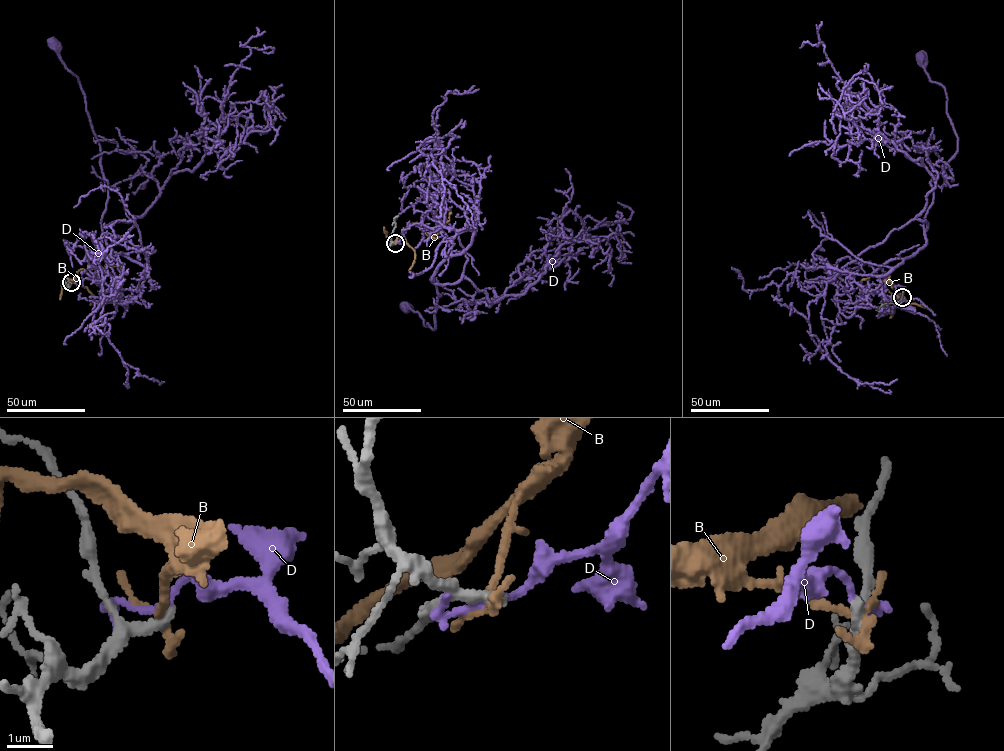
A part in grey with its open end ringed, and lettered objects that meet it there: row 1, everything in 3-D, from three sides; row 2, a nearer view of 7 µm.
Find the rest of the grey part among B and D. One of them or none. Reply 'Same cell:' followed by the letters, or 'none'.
Same cell: none

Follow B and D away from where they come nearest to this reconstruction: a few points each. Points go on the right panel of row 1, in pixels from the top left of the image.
B: (902, 297), (877, 285), (883, 280), (888, 283), (886, 274), (868, 276), (861, 282)
D: (902, 297), (881, 295), (879, 267), (926, 243), (930, 181), (957, 149), (945, 90), (920, 57)

